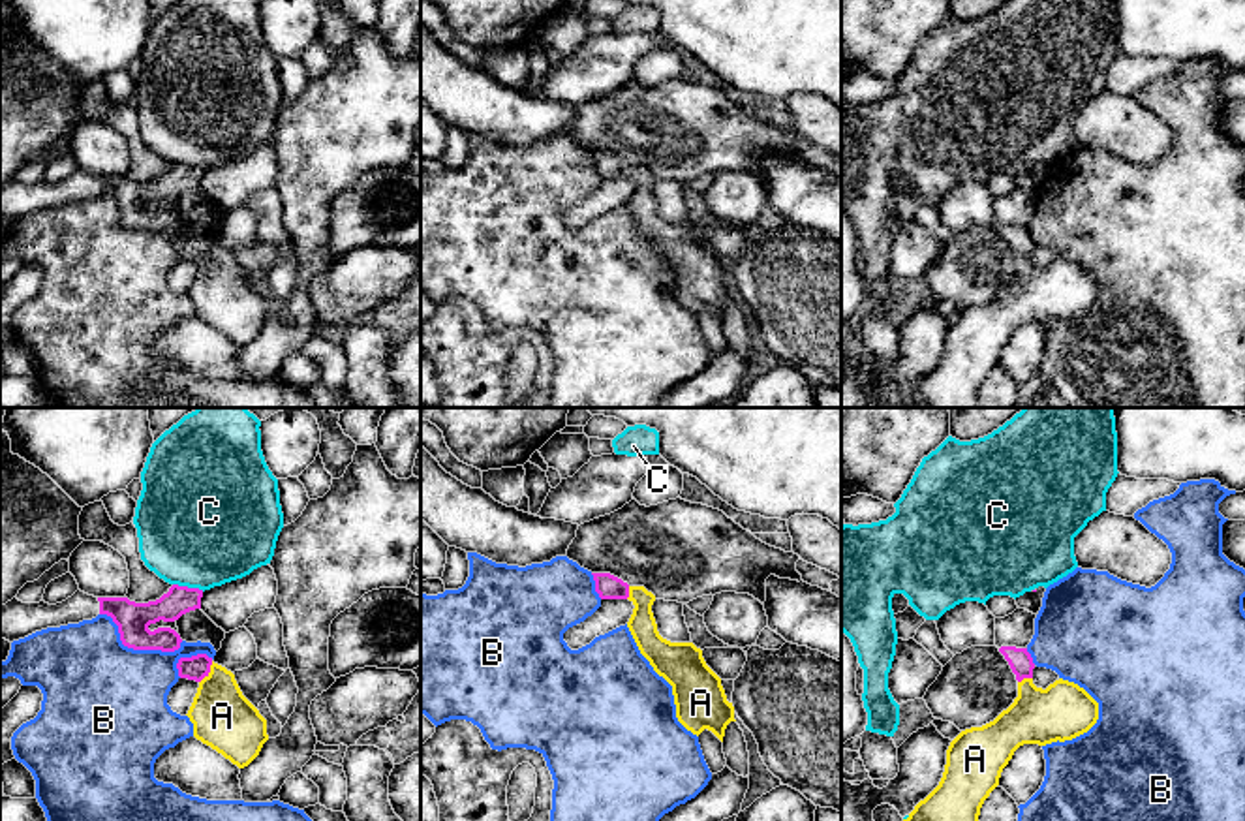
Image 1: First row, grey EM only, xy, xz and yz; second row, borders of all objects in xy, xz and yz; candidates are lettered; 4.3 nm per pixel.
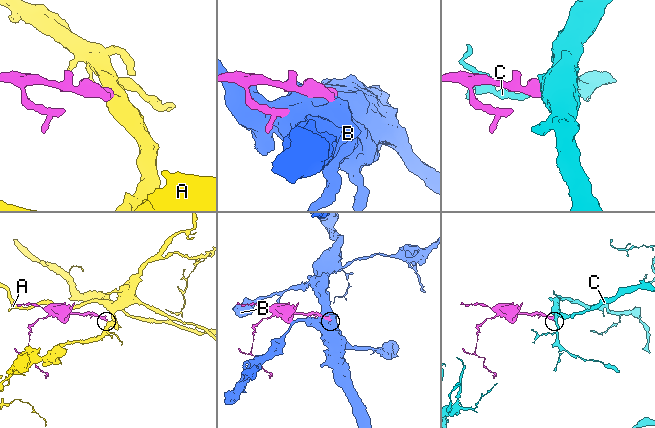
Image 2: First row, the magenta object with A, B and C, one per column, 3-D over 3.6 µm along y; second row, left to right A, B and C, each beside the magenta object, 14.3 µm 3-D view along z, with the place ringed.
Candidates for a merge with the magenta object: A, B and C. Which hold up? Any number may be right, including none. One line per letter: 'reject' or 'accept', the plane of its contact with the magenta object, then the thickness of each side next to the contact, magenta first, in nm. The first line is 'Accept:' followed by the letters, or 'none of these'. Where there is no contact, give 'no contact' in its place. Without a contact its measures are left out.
Accept: A
A: accept; contact in xy; calibres 110 and 260 nm
B: reject; contact in xy; calibres 140 and 500 nm
C: reject; contact in xy; calibres 120 and 500 nm

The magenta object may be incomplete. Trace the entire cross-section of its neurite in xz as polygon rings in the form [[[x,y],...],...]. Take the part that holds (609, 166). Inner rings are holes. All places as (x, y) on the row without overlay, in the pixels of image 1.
[[[592,152],[601,178],[629,178],[635,188],[627,207],[653,250],[672,265],[676,297],[700,314],[712,310],[721,321],[734,299],[734,286],[727,280],[721,257],[706,244],[702,229],[693,222],[670,222],[657,210],[652,192],[655,175],[644,165],[629,165],[610,152]]]

